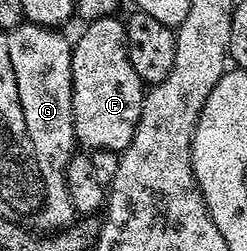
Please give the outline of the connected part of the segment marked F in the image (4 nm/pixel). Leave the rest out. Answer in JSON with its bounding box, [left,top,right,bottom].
[73,18,146,152]

